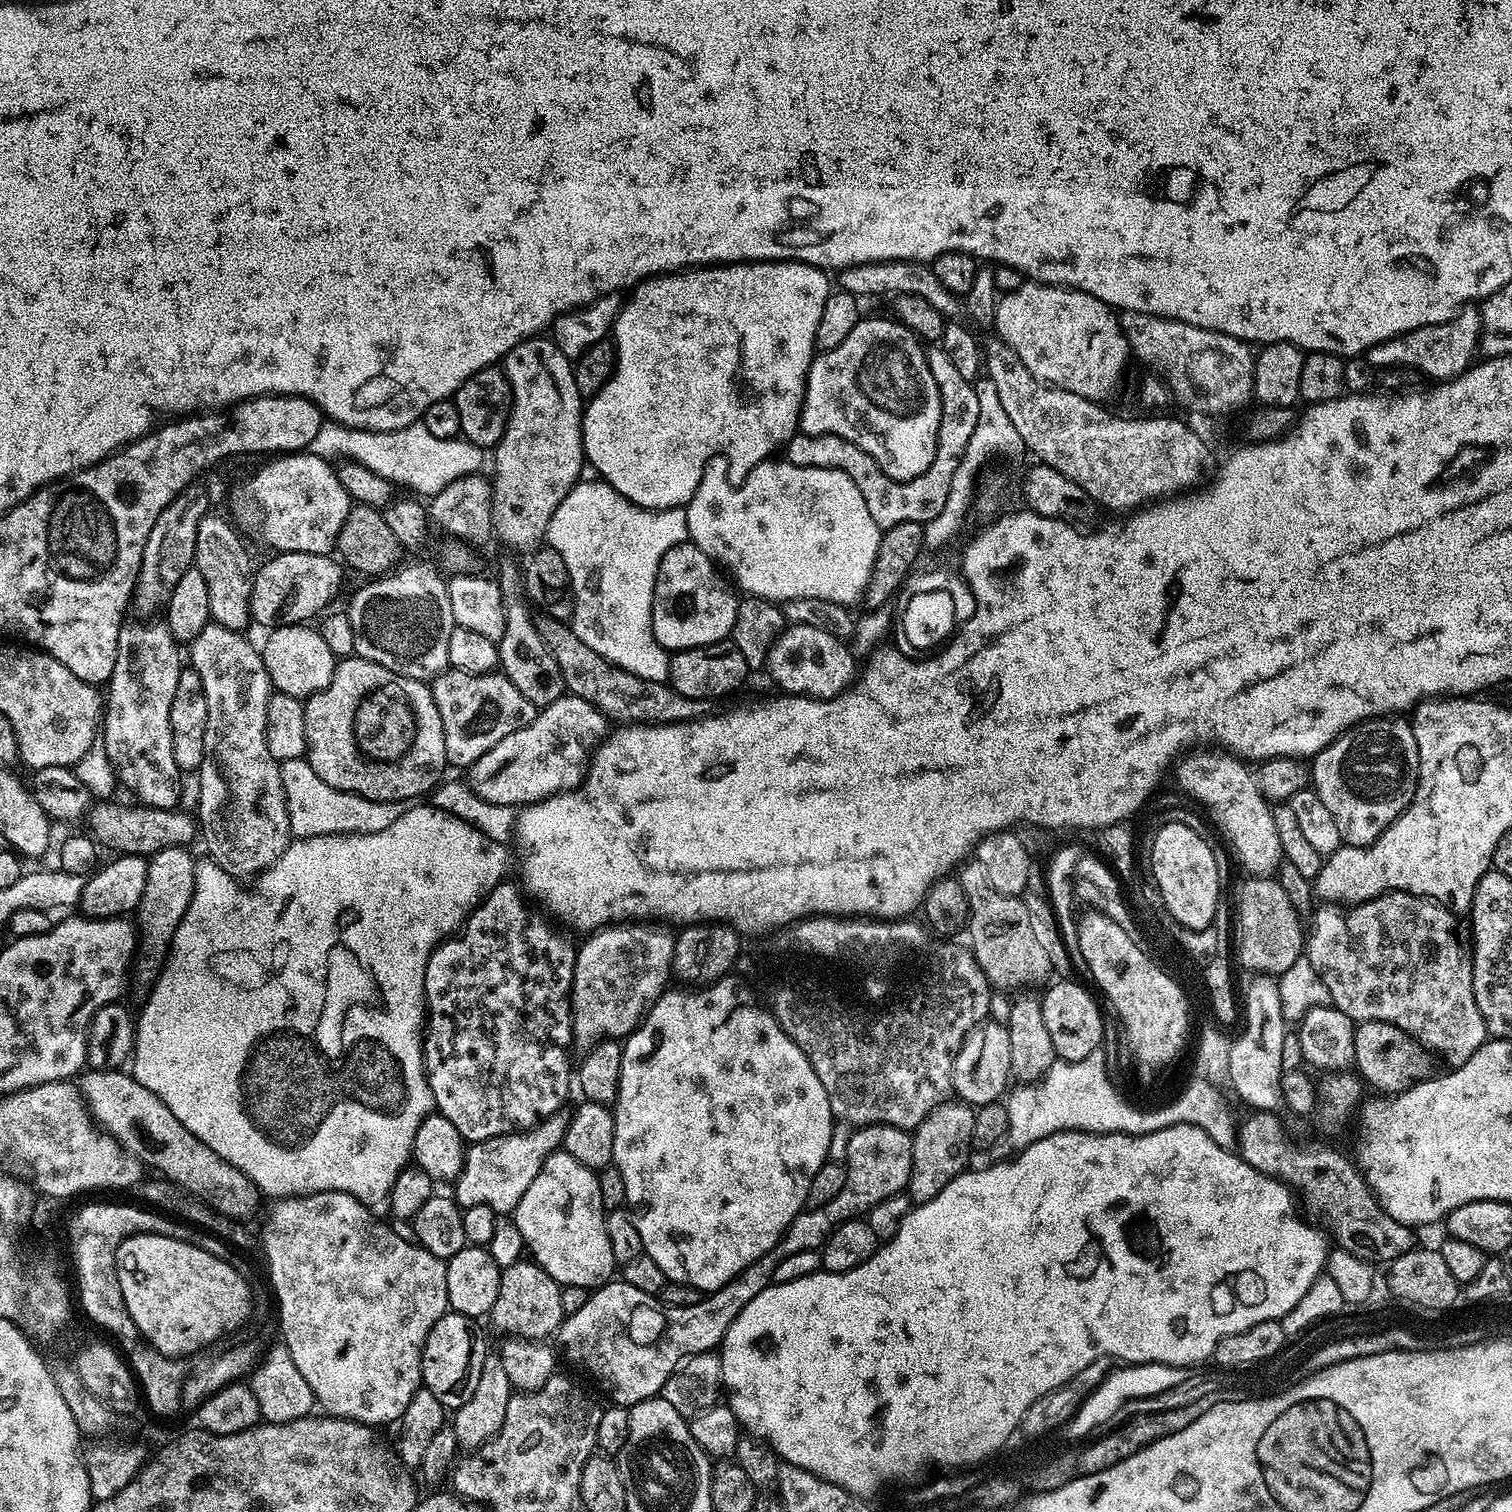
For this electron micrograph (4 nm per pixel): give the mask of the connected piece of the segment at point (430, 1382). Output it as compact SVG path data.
M449 1310L434 1322L426 1334L424 1349L420 1354L420 1379L423 1387L428 1388L446 1410L458 1409L468 1400L486 1357L483 1351L480 1352L480 1340L472 1324L469 1317Z

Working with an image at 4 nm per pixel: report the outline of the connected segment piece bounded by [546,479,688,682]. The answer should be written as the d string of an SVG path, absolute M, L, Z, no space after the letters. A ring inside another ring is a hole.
M599 479L577 482L554 510L546 533L547 547L558 550L558 554L562 554L562 562L566 562L570 600L573 600L570 623L574 634L578 634L590 650L602 654L602 658L622 670L638 674L638 678L646 678L650 682L667 681L670 656L654 638L652 629L654 582L662 554L687 540L688 513L683 507L640 508Z

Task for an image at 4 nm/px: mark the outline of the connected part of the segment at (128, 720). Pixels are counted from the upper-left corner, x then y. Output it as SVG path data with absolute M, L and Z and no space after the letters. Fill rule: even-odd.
M156 622L125 623L118 634L118 650L112 678L106 685L106 707L102 712L102 743L121 785L129 784L136 791L135 798L141 805L156 808L175 809L180 800L180 776L182 770L174 762L174 746L170 734L170 702L178 688L182 661L178 641L168 631L167 623Z

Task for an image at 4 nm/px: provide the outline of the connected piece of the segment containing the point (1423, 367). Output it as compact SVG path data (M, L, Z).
M1465 306L1460 309L1455 320L1422 326L1413 332L1404 333L1403 336L1381 340L1373 348L1369 348L1366 355L1370 363L1381 369L1388 368L1391 364L1409 364L1410 367L1433 376L1431 378L1433 381L1443 382L1468 371L1473 363L1472 355L1476 352L1476 343L1479 342L1480 336L1482 337L1481 309L1476 306Z

